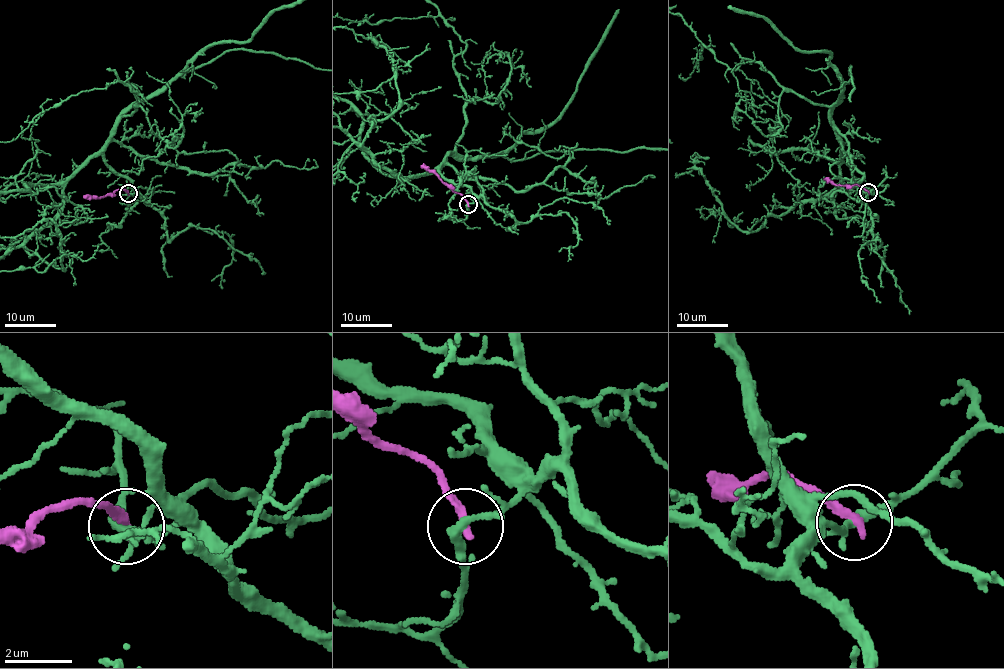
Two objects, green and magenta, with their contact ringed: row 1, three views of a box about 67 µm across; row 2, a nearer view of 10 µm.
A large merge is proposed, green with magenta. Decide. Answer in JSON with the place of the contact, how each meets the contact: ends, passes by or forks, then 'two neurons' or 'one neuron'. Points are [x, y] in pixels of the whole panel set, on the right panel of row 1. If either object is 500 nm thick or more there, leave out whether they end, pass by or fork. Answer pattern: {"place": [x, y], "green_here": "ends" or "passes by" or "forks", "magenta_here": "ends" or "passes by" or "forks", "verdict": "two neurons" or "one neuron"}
{"place": [868, 192], "green_here": "forks", "magenta_here": "ends", "verdict": "two neurons"}

